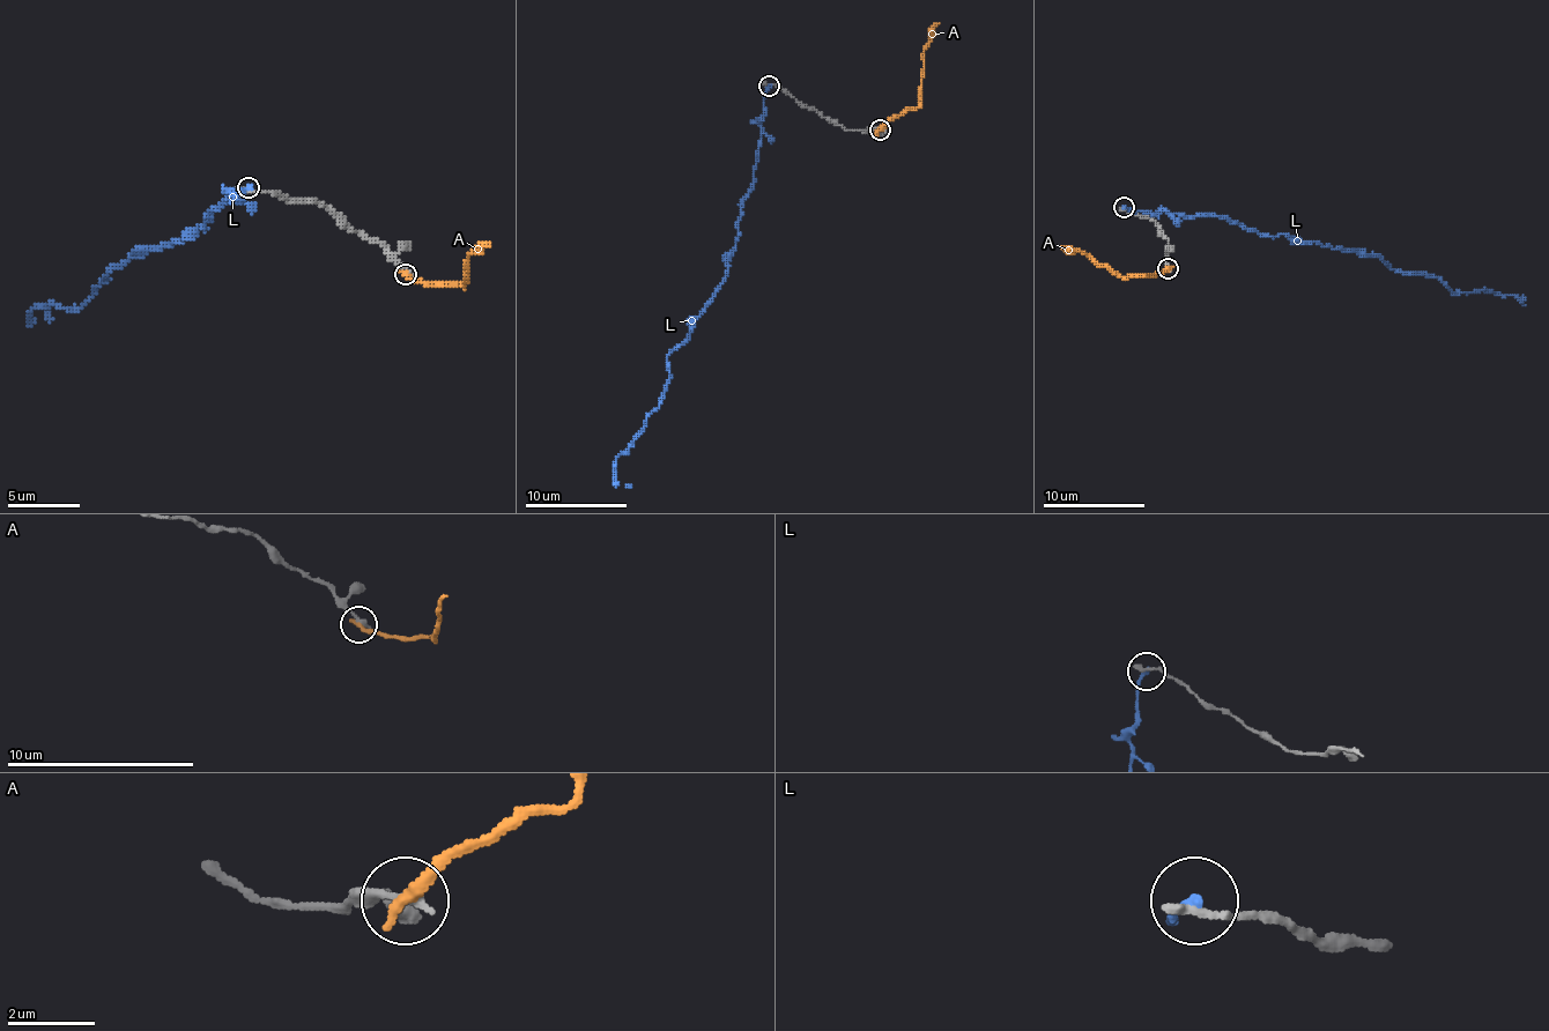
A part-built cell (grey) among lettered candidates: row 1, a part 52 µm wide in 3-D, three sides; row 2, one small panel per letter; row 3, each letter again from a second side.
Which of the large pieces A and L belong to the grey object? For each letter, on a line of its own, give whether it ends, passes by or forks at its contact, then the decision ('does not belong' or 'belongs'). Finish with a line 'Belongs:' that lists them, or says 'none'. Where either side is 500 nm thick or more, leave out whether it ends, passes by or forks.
A: it ends; does not belong
L: it ends; does not belong
Belongs: none

